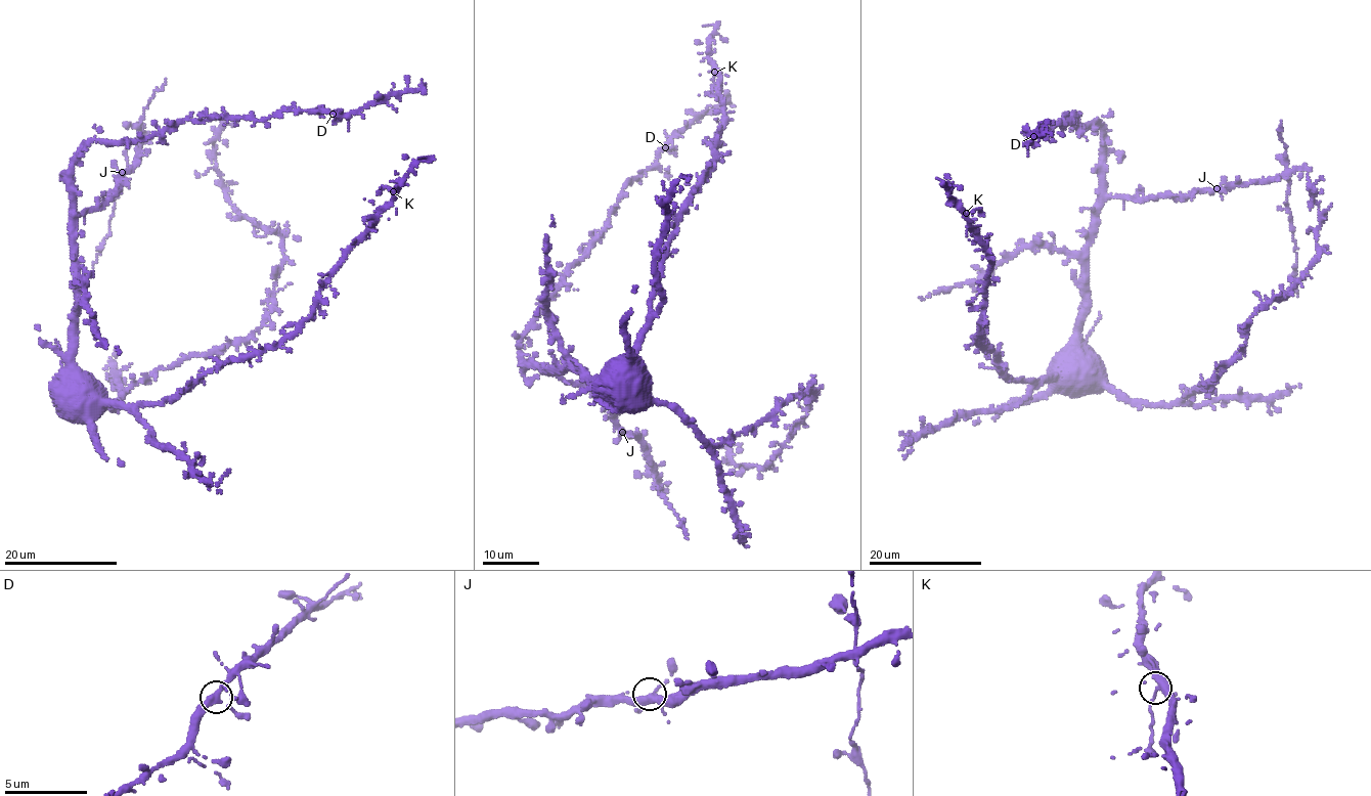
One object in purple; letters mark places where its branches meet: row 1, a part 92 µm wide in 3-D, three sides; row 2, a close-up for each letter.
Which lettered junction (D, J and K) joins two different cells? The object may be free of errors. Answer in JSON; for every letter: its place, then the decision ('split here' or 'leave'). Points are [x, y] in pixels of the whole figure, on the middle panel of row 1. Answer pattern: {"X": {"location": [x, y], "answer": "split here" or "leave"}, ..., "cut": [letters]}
{"D": {"location": [665, 147], "answer": "leave"}, "J": {"location": [622, 432], "answer": "leave"}, "K": {"location": [714, 72], "answer": "leave"}, "cut": []}

